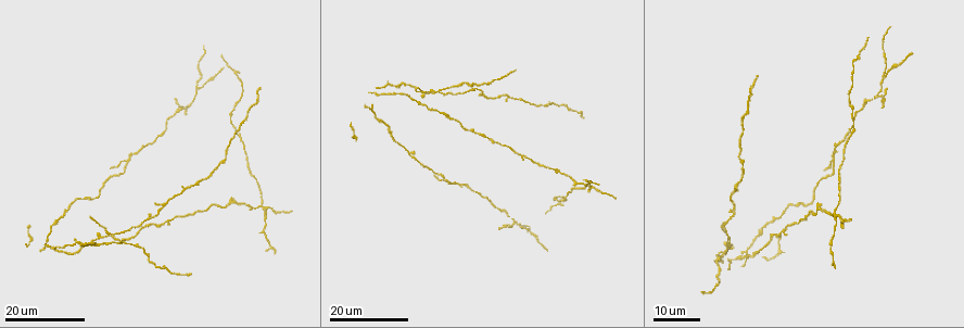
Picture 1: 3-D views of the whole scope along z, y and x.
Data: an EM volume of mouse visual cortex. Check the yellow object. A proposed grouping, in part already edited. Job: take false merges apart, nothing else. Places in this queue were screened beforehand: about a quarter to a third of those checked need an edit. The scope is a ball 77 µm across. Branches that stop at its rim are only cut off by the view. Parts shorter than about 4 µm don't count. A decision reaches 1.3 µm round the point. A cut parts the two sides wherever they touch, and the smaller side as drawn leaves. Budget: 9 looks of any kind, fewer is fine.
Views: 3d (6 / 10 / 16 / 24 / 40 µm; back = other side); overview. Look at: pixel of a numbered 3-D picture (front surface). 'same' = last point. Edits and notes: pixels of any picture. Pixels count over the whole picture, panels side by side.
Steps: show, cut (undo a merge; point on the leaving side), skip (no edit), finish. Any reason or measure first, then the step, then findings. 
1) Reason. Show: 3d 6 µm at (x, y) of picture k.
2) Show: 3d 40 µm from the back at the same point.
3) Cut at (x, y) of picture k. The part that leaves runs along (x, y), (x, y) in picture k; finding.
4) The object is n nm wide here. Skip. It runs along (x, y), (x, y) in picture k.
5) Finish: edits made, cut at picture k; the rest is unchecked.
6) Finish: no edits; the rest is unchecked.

Two arms in line, one across. Show: 3d 24 µm at (86, 199) of picture 1.

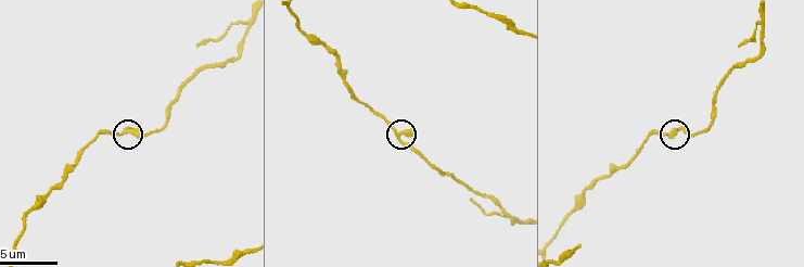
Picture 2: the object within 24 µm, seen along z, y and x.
Show: 3d 6 µm at (397, 132) of picture 2.

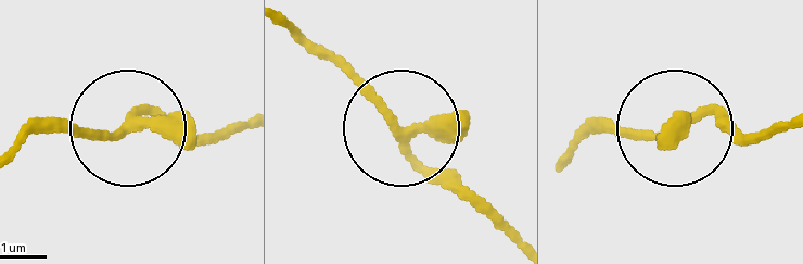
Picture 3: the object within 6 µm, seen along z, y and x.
3 arms meet here. Skip. Continuous, no second cell.

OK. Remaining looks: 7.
Thin arm on a thick one. Show: 3d 24 µm at (784, 230) of picture 1.

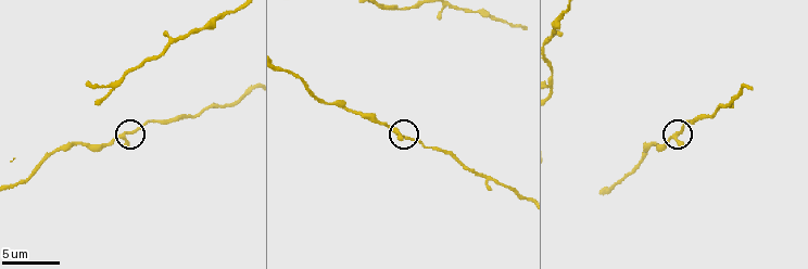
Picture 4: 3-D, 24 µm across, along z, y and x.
Show: 3d 6 µm at (405, 137) of picture 4.

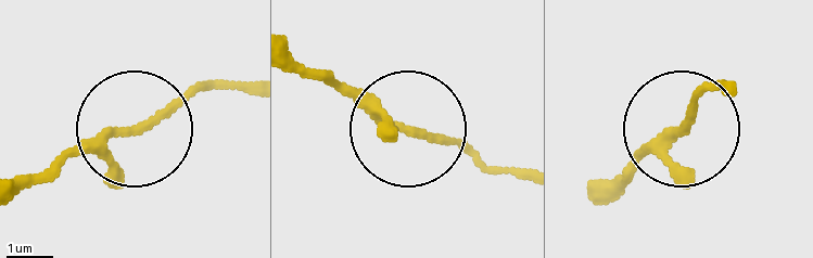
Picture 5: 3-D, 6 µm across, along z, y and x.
The object is 140 nm wide here. Skip. It runs along (20, 184), (226, 79) in picture 5; continuous, no second cell.

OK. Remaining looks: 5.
Branch point. Show: 3d 24 µm at (884, 75) of picture 1.

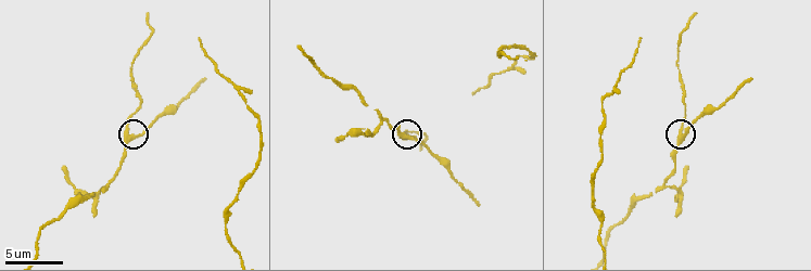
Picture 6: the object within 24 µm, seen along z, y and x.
Show: 3d 10 µm at (401, 133) of picture 6.

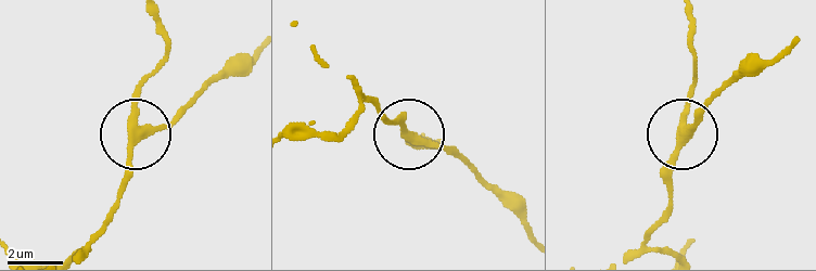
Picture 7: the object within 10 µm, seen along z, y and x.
The object is 290 nm wide here. Cut at (132, 95) of picture 7. Two cells meet here.

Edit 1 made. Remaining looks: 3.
Show: overview.

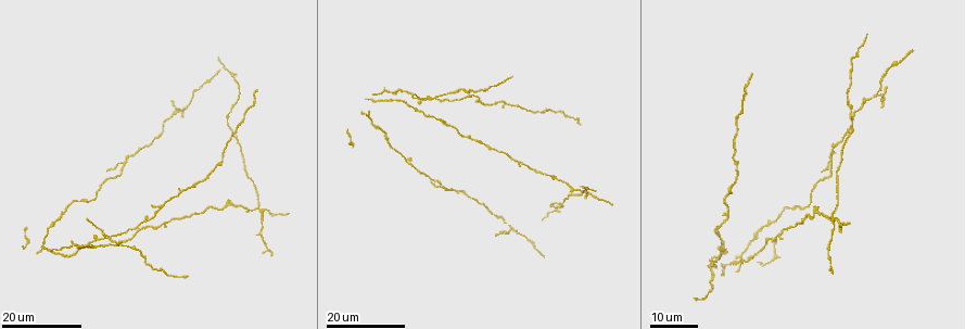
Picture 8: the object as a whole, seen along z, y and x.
Show: 3d 24 µm at (185, 106) of picture 8.

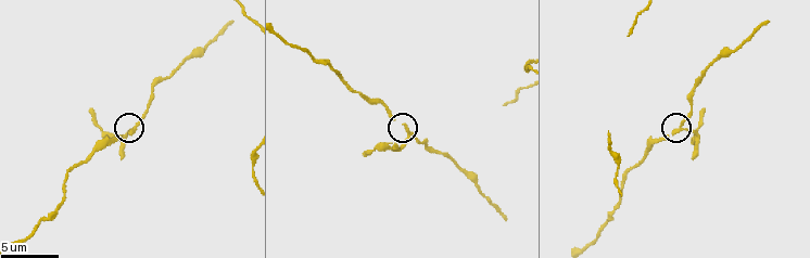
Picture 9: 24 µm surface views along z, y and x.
Show: 3d 10 µm at (136, 128) of picture 9.

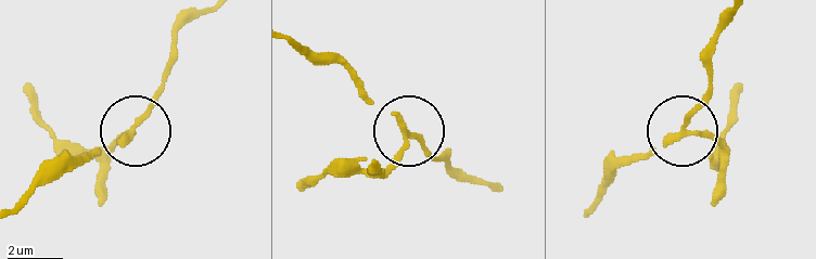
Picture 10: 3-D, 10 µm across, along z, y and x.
The object is 210 nm wide here. Skip. One cell here.

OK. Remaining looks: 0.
Finish: edits made, cut at picture 7; the rest is unchecked.

